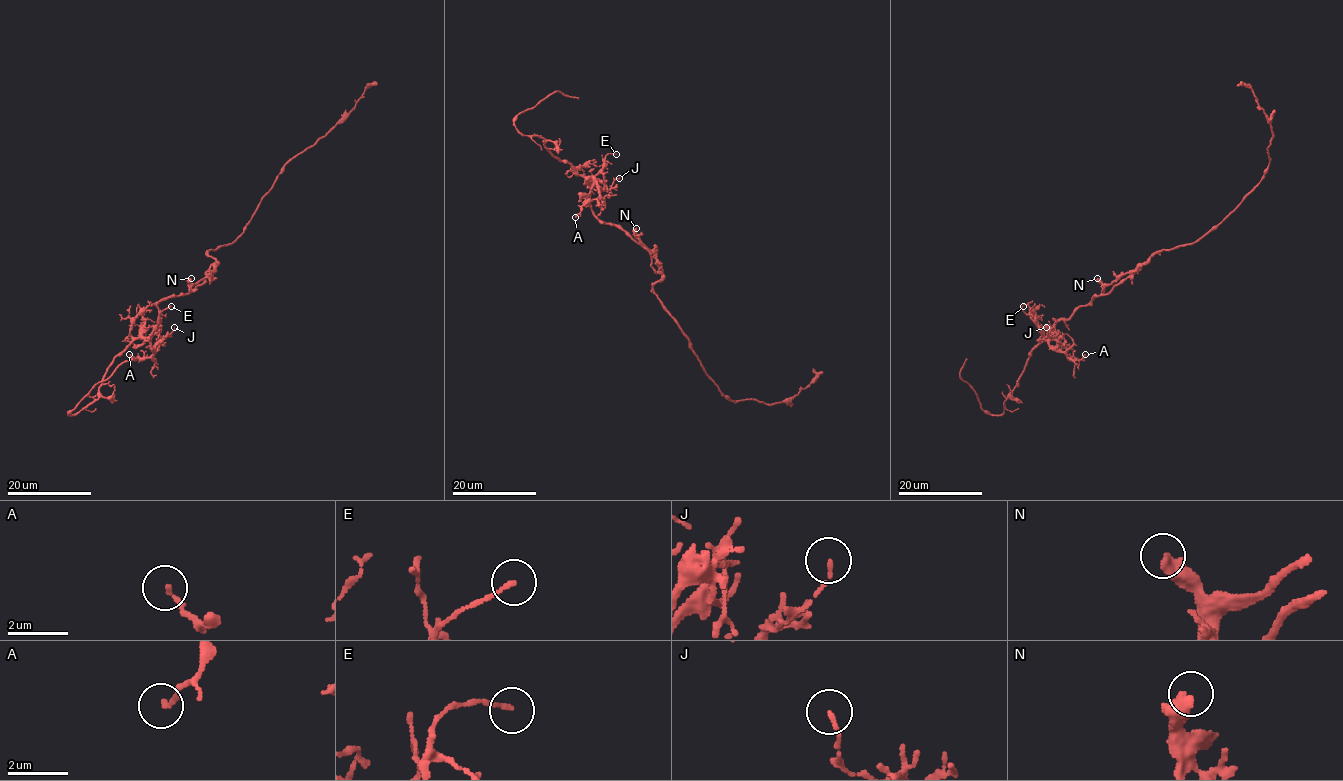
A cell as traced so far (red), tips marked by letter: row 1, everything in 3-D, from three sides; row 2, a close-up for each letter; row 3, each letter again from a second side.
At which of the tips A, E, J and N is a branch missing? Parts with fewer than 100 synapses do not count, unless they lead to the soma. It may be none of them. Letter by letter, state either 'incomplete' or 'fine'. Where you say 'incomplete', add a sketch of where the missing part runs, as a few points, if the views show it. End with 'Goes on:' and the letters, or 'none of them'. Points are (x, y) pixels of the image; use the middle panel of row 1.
A: fine
E: fine
J: fine
N: fine
Goes on: none of them

